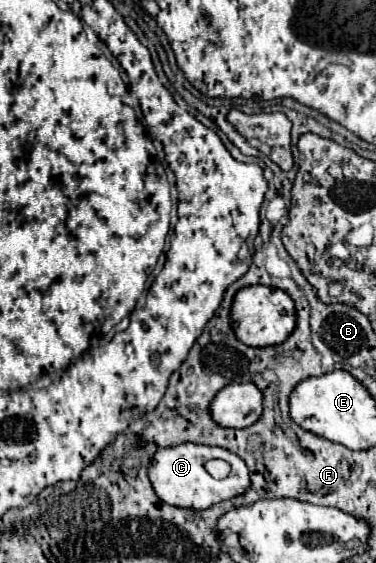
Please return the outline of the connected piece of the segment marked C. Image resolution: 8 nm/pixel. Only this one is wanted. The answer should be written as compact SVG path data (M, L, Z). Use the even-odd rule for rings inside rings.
M182 443L178 447L168 447L168 449L158 449L154 459L150 461L148 467L148 477L152 481L152 487L156 495L174 507L184 507L184 509L208 509L216 503L228 501L232 497L244 495L248 491L250 483L250 471L246 463L232 451L222 449L222 447L210 447L210 445L194 445L194 443ZM210 459L226 459L232 465L232 471L226 479L214 479L204 463Z

